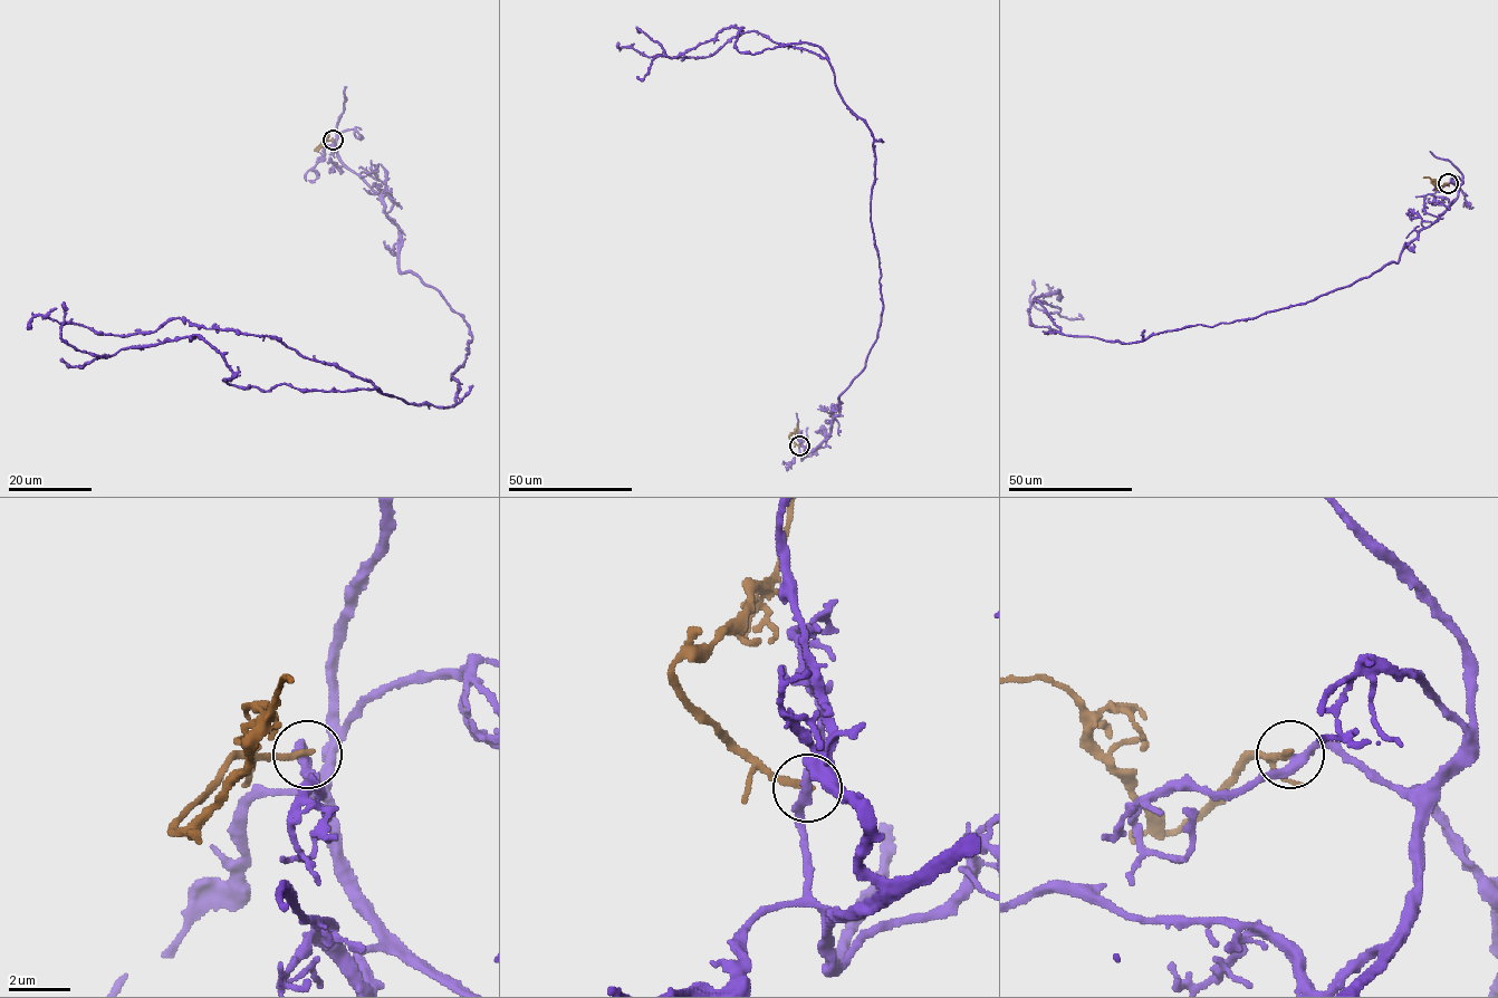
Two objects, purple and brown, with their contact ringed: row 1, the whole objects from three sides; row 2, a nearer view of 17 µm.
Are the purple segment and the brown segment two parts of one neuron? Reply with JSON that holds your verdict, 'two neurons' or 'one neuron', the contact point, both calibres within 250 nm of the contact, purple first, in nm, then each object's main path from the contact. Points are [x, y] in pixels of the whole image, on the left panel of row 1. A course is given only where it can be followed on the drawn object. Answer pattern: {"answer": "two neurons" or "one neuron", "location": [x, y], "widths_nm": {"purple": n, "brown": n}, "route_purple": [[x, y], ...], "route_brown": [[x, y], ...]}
{"answer": "two neurons", "location": [333, 140], "widths_nm": {"purple": 300, "brown": 240}, "route_purple": [[333, 140], [400, 231], [400, 270], [469, 325], [453, 405], [239, 387], [195, 335], [76, 351], [63, 301]], "route_brown": [[333, 140], [323, 140], [315, 151], [332, 130]]}

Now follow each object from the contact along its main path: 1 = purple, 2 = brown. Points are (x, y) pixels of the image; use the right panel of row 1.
1: (1448, 183), (1398, 262), (1251, 318), (1045, 333), (1030, 304), (1059, 308), (1033, 280)
2: (1448, 183), (1438, 190), (1429, 178), (1423, 176)

